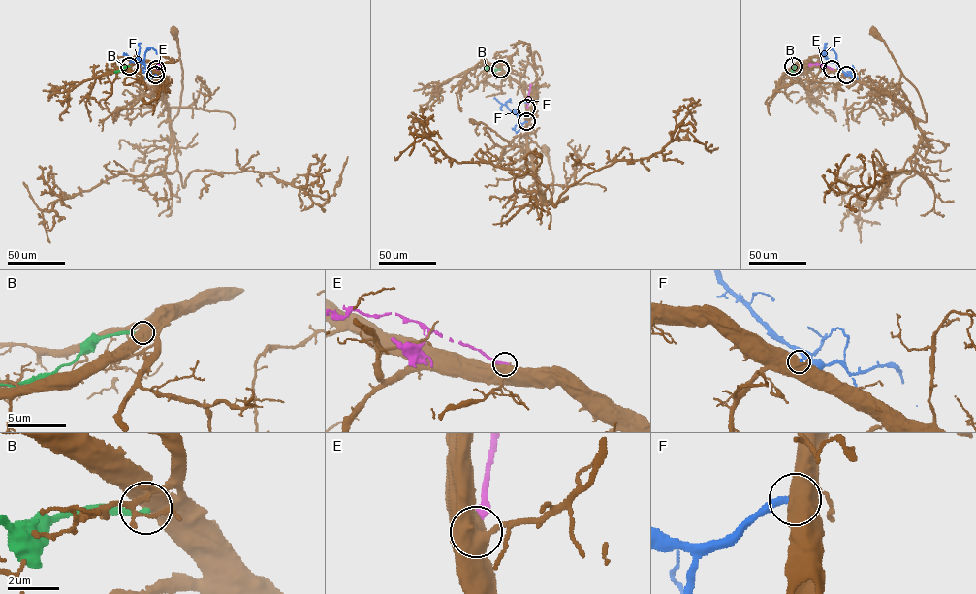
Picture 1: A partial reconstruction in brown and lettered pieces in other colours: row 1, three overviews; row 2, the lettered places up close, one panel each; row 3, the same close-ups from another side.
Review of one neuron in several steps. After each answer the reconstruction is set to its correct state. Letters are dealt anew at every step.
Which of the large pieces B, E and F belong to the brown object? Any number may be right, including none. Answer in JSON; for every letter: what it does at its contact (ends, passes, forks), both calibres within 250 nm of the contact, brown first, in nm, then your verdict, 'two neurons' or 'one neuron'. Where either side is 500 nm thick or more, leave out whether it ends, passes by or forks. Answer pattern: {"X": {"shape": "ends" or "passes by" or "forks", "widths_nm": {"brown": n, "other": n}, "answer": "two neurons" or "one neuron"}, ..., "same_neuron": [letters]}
{"B": {"widths_nm": {"brown": 600, "other": 190}, "answer": "two neurons"}, "E": {"widths_nm": {"brown": 800, "other": 300}, "answer": "two neurons"}, "F": {"widths_nm": {"brown": 600, "other": 320}, "answer": "one neuron"}, "same_neuron": ["F"]}

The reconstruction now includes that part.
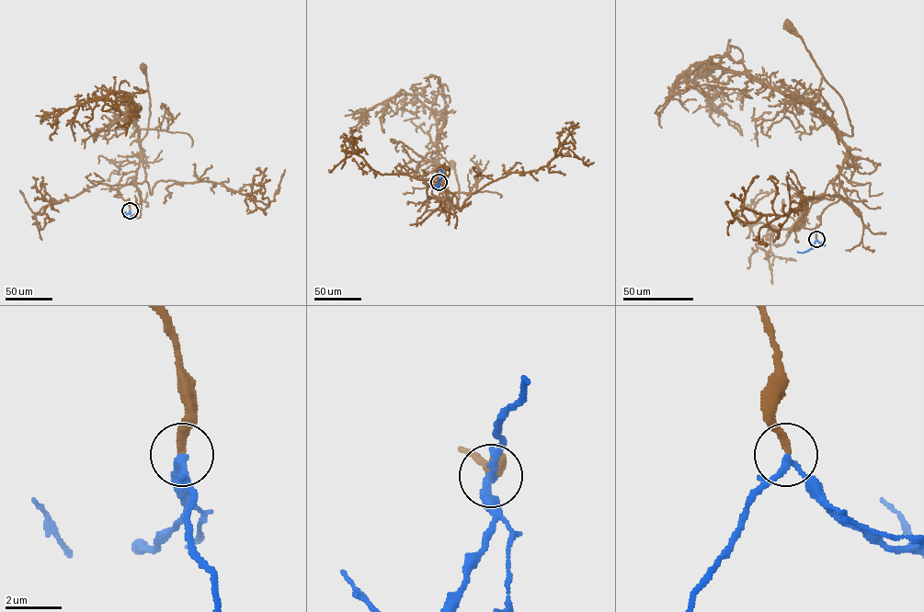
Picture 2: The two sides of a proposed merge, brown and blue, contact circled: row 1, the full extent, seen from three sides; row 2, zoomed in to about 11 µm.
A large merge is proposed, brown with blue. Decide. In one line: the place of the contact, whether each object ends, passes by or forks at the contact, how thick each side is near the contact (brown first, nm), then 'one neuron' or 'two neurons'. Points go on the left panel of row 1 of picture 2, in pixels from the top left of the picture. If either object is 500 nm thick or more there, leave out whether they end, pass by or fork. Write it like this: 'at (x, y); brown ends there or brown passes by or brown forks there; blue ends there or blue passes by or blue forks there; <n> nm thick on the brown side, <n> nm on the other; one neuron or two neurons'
at (130, 210); brown ends there; blue passes by; 280 nm thick on the brown side, 200 nm on the other; one neuron

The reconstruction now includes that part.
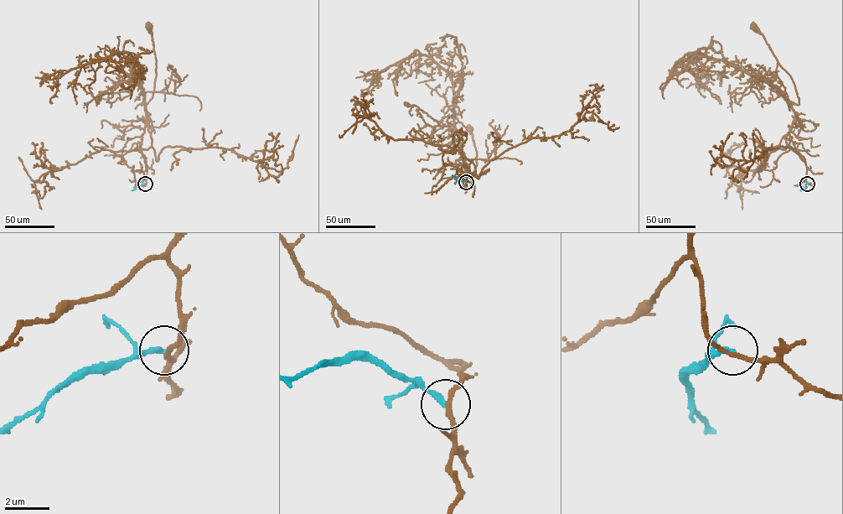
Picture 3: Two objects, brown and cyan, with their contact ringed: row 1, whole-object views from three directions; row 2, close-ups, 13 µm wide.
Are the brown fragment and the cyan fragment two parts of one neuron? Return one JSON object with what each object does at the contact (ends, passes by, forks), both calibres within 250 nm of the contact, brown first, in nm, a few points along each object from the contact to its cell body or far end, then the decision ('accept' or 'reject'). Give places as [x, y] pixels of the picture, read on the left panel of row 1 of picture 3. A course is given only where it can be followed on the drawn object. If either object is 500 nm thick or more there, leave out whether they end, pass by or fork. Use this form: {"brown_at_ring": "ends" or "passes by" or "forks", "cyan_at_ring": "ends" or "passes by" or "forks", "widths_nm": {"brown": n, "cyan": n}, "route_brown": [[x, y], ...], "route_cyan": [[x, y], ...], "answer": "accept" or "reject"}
{"brown_at_ring": "passes by", "cyan_at_ring": "ends", "widths_nm": {"brown": 190, "cyan": 240}, "route_brown": [[145, 183], [147, 167], [141, 148], [147, 121], [144, 102], [152, 96], [156, 66], [147, 26]], "route_cyan": [[145, 183], [131, 189]], "answer": "reject"}

